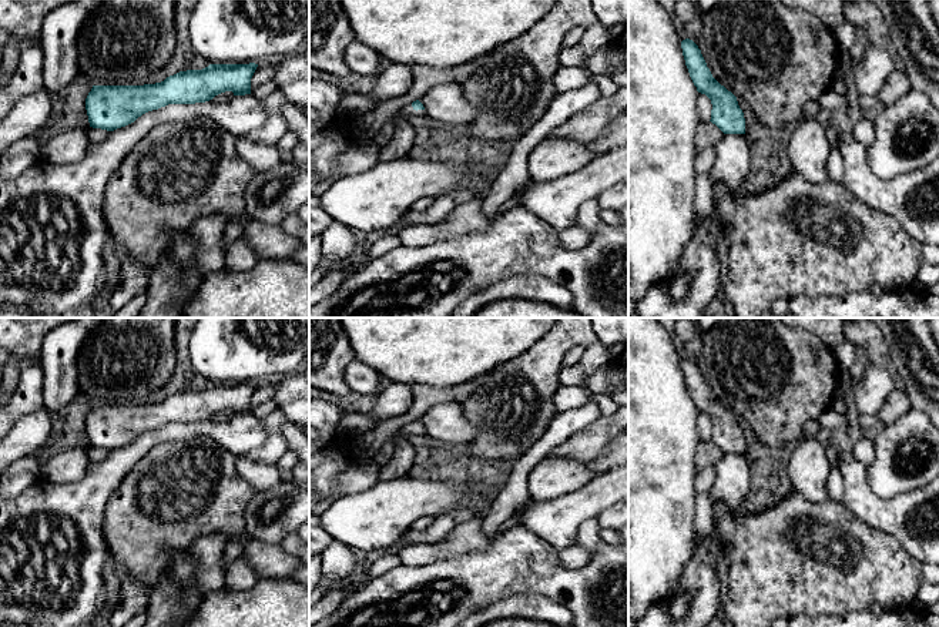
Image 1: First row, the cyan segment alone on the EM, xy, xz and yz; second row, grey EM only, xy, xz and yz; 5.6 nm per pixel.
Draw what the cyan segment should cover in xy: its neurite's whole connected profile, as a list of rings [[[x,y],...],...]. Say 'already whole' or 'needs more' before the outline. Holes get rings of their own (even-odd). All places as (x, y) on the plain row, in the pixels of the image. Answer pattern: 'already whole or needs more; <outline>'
already whole; [[[209,383],[202,389],[180,390],[161,402],[144,405],[93,405],[85,418],[90,446],[114,450],[142,433],[168,423],[195,423],[232,410],[251,413],[258,383]]]

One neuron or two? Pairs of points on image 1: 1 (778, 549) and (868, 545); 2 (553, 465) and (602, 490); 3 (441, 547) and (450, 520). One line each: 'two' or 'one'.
1: one
2: two
3: two

